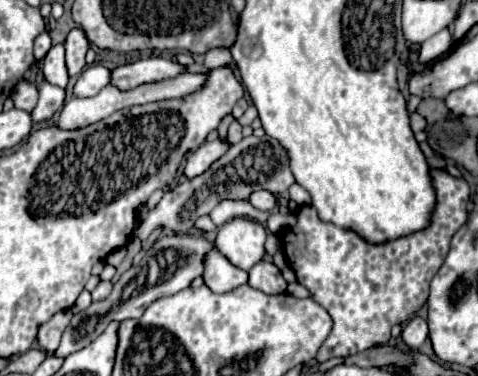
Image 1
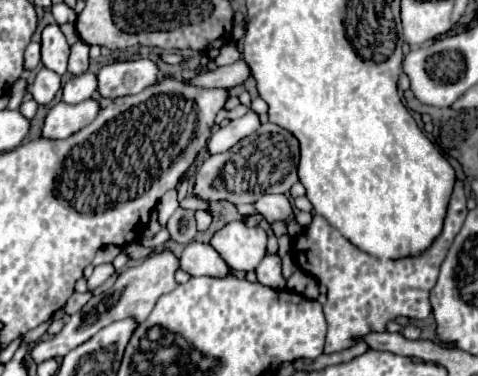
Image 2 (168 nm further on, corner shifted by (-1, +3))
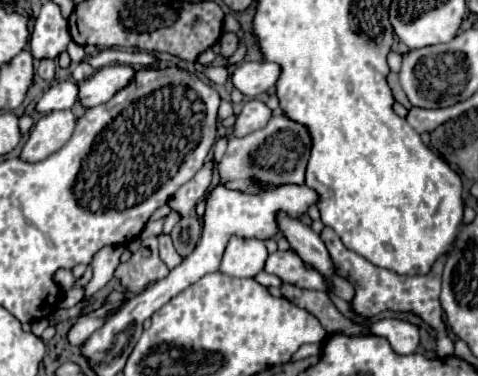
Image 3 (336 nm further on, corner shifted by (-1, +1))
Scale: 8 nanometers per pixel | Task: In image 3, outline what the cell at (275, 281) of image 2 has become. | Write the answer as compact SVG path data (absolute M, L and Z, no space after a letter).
M294 251L270 253L264 271L280 277L282 283L290 283L300 289L316 289L330 293L330 283L316 269L306 267Z

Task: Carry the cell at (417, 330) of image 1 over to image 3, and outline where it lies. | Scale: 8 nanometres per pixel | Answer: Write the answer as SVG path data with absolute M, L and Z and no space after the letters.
M380 319L370 325L374 335L386 337L398 355L410 355L418 347L418 327L400 319Z

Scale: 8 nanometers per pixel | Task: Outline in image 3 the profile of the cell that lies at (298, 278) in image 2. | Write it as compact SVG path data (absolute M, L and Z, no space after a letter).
M282 285L282 293L296 307L302 307L308 313L316 315L316 319L322 323L322 327L328 333L336 333L336 331L342 331L346 335L364 335L364 333L370 333L368 329L362 329L360 325L356 325L348 317L344 317L334 307L334 303L330 301L330 297L326 293L322 293L322 291L298 289L294 285Z

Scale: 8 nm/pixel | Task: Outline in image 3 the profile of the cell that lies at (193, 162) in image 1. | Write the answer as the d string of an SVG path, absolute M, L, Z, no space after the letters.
M250 99L244 103L242 107L242 113L238 115L236 119L236 125L234 125L234 135L236 137L244 137L256 129L262 129L268 119L272 117L272 111L266 107L264 101L260 99Z

